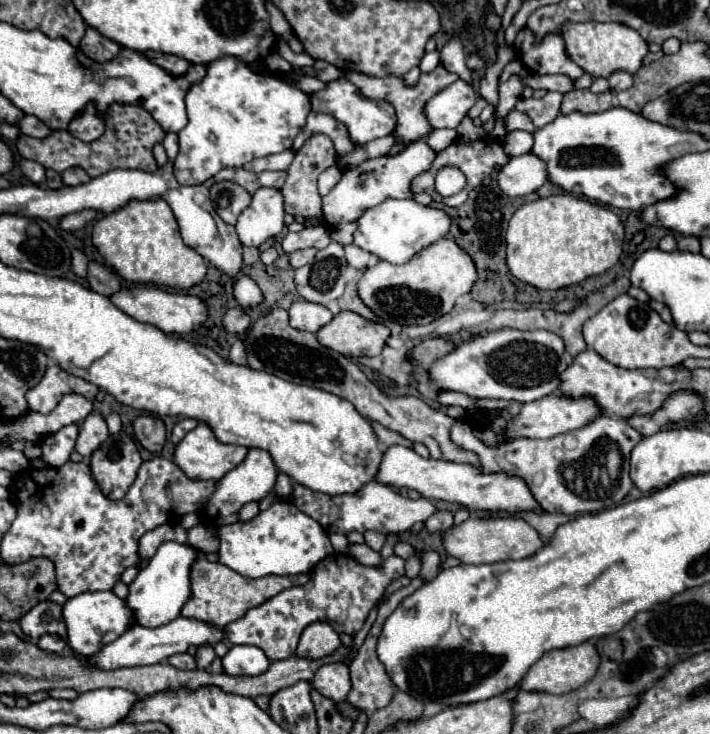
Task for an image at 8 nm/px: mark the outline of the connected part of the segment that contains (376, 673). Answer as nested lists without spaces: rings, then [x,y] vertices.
[[[415,577],[407,587],[403,587],[403,589],[399,589],[399,591],[395,591],[385,603],[381,603],[381,607],[379,607],[379,615],[377,615],[377,619],[375,619],[375,623],[373,623],[373,627],[371,627],[371,631],[369,631],[369,635],[367,635],[367,639],[365,639],[365,643],[359,647],[359,651],[357,651],[357,655],[355,655],[355,659],[349,663],[349,671],[351,671],[351,683],[353,683],[353,687],[351,687],[351,693],[347,695],[347,701],[351,703],[351,705],[355,705],[357,709],[363,709],[363,711],[367,711],[367,715],[373,715],[377,709],[381,709],[381,707],[385,707],[385,705],[389,705],[391,703],[391,699],[393,699],[393,695],[395,695],[395,685],[391,683],[391,679],[389,679],[389,675],[387,675],[387,671],[385,671],[385,667],[381,665],[381,661],[379,661],[379,657],[377,657],[377,639],[379,639],[379,635],[381,635],[381,629],[383,629],[383,623],[385,623],[385,619],[397,609],[397,605],[407,597],[407,595],[411,595],[415,589],[419,589],[423,585],[423,581],[419,579],[419,577]]]

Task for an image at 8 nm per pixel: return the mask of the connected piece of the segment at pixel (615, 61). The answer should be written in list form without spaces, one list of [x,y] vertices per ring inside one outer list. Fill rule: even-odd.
[[[567,21],[565,25],[561,25],[559,35],[565,41],[565,51],[567,51],[569,59],[575,61],[583,71],[591,73],[593,77],[609,77],[613,71],[637,73],[643,57],[647,55],[647,43],[641,39],[641,35],[621,23],[599,23],[599,21],[573,23],[573,21]]]

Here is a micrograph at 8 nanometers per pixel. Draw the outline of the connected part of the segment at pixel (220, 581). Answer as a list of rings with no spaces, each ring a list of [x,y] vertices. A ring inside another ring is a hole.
[[[199,555],[191,567],[191,597],[185,603],[181,615],[201,619],[201,621],[213,623],[217,627],[225,627],[225,625],[241,619],[249,609],[269,601],[269,597],[275,597],[283,589],[289,589],[295,585],[305,585],[307,581],[309,581],[309,575],[305,575],[305,573],[293,575],[293,577],[267,575],[267,577],[259,577],[259,579],[249,579],[219,561],[211,563],[203,555]]]

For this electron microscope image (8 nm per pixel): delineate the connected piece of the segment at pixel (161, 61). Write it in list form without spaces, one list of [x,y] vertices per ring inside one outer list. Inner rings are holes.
[[[159,55],[153,59],[157,65],[161,65],[163,69],[167,69],[171,75],[181,75],[187,71],[189,63],[181,57],[175,57],[175,55]]]

